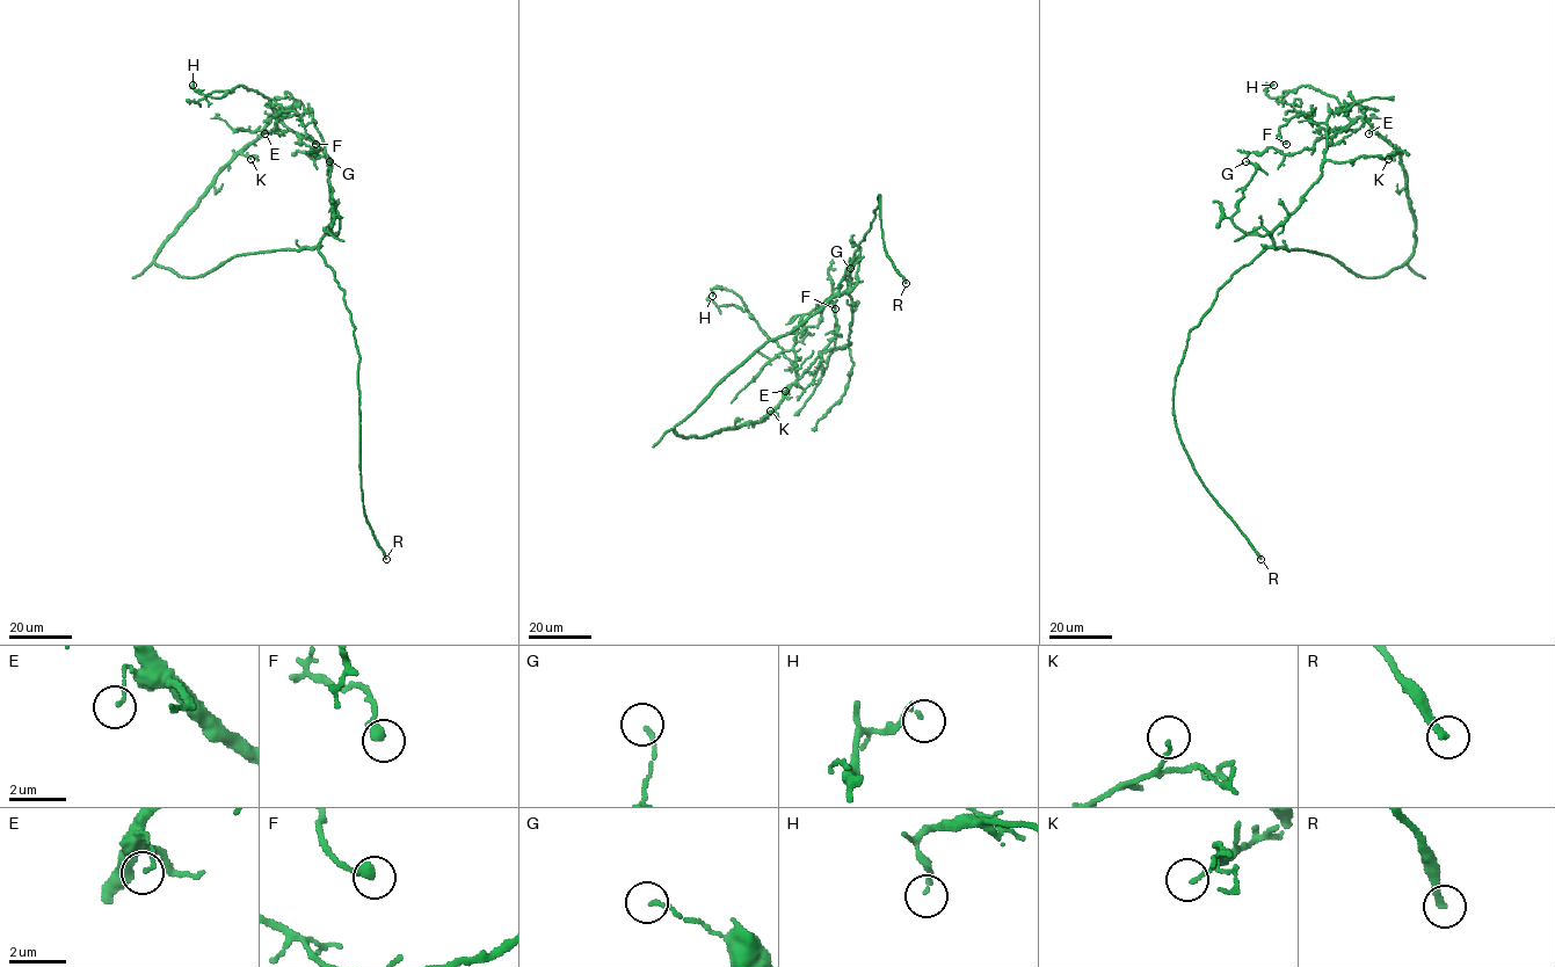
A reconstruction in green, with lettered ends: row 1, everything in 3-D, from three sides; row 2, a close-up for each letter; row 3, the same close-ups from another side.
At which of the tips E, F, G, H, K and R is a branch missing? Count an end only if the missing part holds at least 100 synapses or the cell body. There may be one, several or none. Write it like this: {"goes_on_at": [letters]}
{"goes_on_at": ["R"]}

